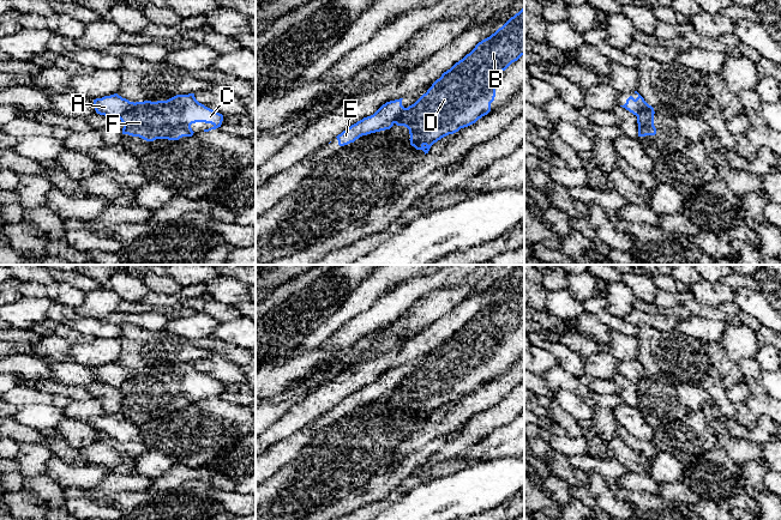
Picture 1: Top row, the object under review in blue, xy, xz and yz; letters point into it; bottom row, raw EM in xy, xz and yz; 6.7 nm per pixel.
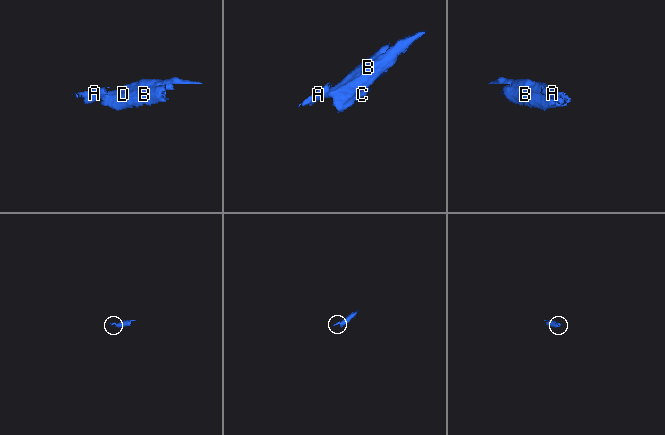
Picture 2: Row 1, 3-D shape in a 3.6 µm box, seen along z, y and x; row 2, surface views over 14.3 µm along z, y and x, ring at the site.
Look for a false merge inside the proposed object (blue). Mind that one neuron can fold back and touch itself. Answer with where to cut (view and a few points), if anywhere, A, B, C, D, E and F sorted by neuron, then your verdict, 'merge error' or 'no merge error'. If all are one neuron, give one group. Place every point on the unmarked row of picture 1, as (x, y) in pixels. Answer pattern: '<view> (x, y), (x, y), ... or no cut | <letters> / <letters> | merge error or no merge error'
xy (134, 372), (120, 387) | A E / B C D F | merge error

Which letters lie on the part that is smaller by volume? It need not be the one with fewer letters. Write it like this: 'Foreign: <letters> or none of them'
Foreign: A, E

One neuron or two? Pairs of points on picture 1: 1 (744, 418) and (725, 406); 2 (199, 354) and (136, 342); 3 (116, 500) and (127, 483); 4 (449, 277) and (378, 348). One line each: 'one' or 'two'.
1: two
2: one
3: two
4: two

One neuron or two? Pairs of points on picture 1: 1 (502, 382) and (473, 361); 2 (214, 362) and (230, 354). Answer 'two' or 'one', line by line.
1: two
2: two

